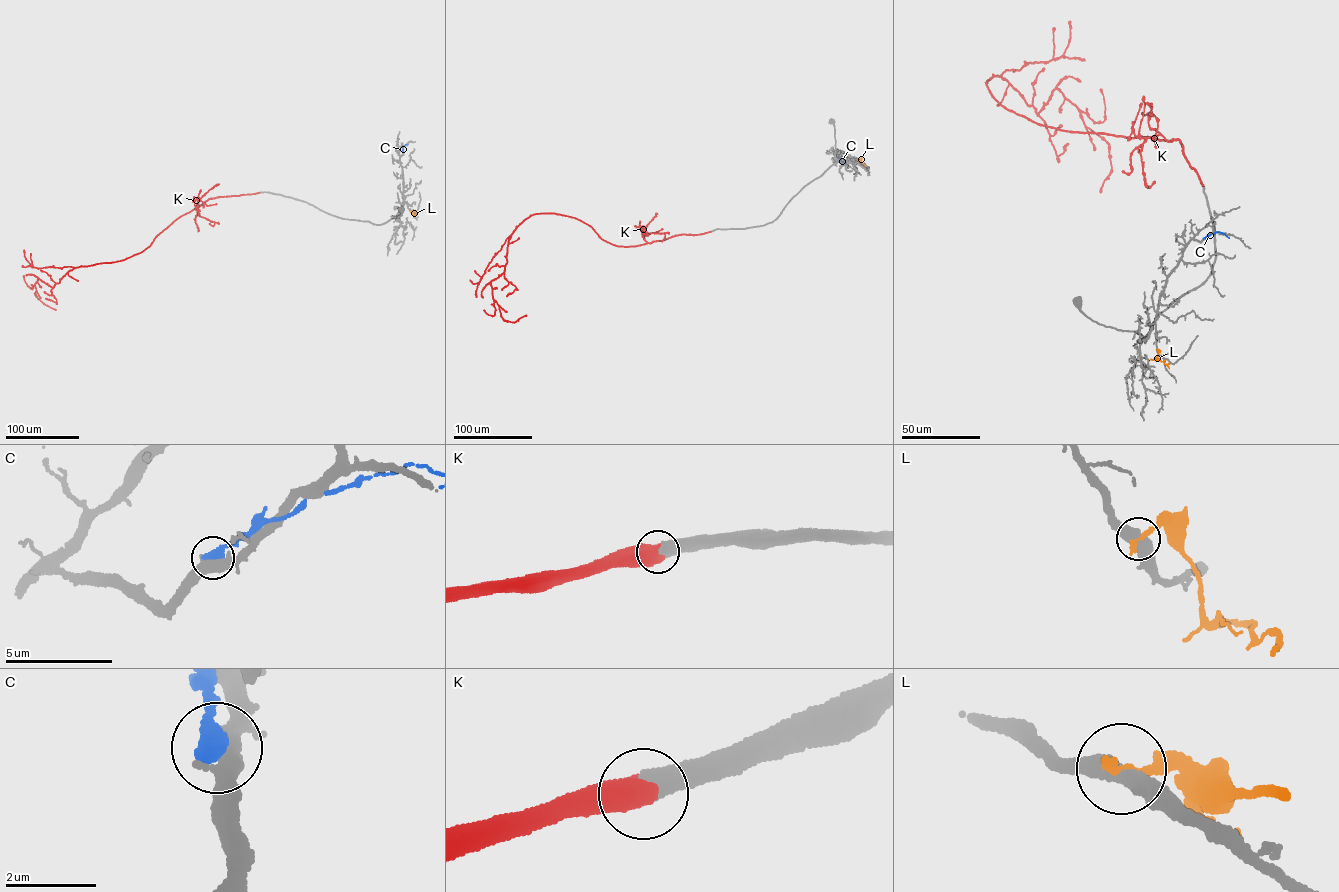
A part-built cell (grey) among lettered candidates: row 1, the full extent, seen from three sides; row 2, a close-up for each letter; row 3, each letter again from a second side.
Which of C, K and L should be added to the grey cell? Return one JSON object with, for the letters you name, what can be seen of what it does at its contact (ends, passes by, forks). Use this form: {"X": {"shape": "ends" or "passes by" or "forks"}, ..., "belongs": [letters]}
{"K": {"shape": "ends"}, "belongs": ["K"]}

